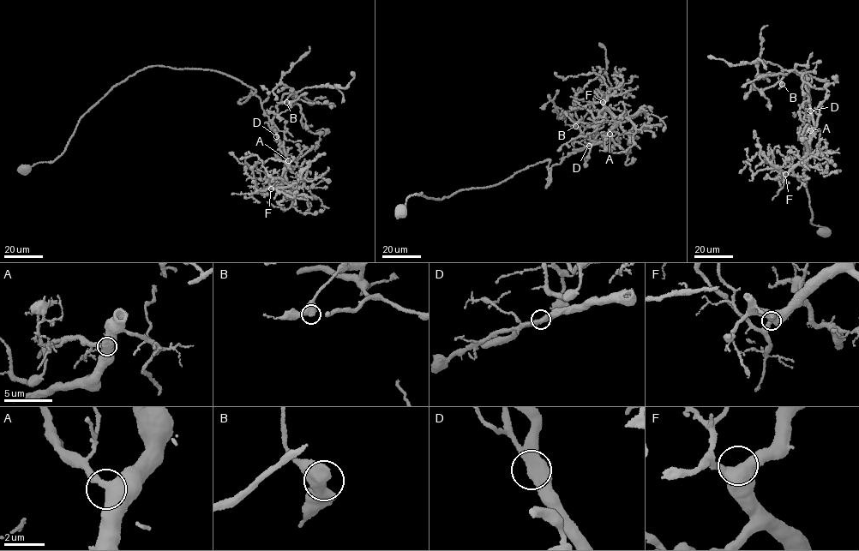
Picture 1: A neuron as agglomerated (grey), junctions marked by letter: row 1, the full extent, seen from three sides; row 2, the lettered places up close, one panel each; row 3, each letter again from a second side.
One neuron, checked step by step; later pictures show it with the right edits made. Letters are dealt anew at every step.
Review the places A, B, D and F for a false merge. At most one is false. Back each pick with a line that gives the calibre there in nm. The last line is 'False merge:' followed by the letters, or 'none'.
False merge: none

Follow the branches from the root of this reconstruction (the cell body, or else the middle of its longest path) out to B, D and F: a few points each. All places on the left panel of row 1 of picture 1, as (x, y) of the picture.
B: (25, 168), (51, 162), (83, 114), (148, 67), (235, 78), (273, 128), (296, 93), (286, 102)
D: (25, 168), (51, 162), (83, 114), (153, 66), (218, 71), (253, 87), (249, 95), (260, 99), (276, 135)
F: (25, 168), (61, 155), (81, 116), (138, 71), (207, 69), (255, 90), (285, 162), (285, 180), (271, 188)

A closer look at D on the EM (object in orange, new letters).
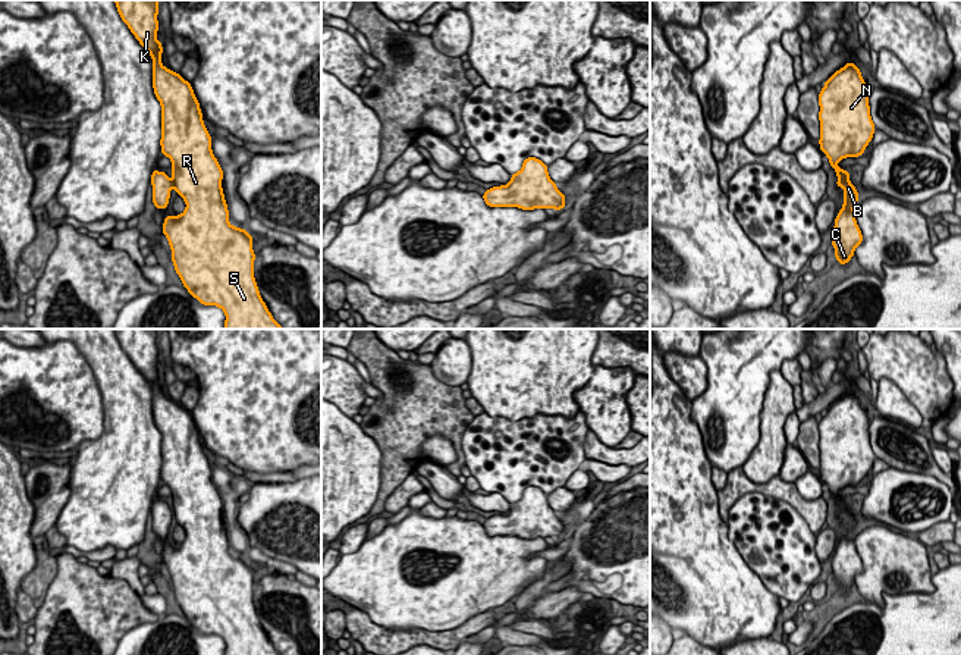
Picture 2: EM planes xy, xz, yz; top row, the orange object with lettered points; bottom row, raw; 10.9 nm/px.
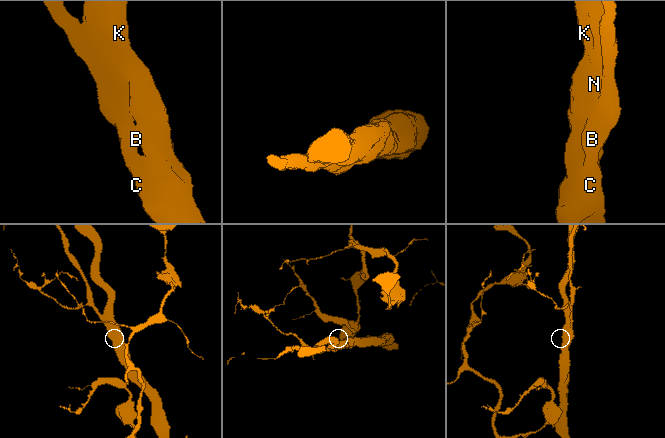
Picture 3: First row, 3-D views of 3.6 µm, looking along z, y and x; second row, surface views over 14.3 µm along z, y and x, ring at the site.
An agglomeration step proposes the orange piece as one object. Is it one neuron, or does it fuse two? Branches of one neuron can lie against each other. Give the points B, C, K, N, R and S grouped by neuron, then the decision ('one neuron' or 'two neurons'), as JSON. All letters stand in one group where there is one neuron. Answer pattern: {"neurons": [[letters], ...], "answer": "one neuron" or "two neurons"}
{"neurons": [["B", "C", "K", "N", "R", "S"]], "answer": "one neuron"}

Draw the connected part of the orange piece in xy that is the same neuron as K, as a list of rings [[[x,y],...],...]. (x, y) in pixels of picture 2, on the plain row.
[[[114,329],[122,350],[139,373],[153,386],[153,417],[161,433],[161,483],[172,489],[172,505],[154,498],[151,504],[153,532],[164,539],[169,533],[170,518],[175,517],[186,538],[179,545],[166,545],[163,562],[166,564],[172,590],[188,621],[204,634],[217,634],[224,643],[224,655],[280,655],[263,630],[255,607],[252,565],[229,552],[229,539],[224,529],[222,508],[223,499],[211,480],[211,466],[202,451],[200,432],[188,410],[161,394],[161,372],[158,360],[158,329]]]

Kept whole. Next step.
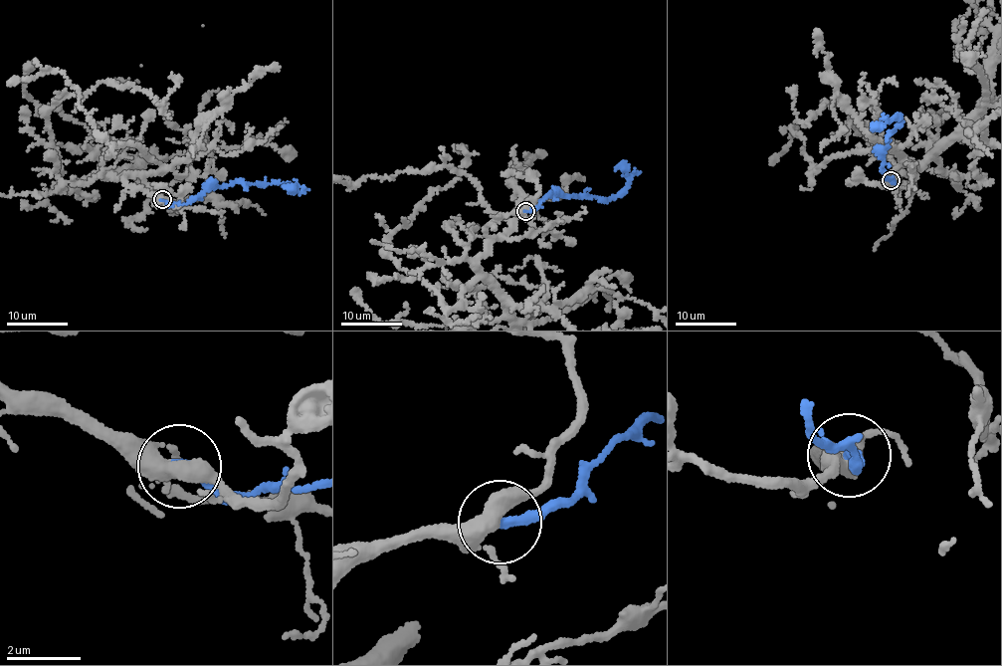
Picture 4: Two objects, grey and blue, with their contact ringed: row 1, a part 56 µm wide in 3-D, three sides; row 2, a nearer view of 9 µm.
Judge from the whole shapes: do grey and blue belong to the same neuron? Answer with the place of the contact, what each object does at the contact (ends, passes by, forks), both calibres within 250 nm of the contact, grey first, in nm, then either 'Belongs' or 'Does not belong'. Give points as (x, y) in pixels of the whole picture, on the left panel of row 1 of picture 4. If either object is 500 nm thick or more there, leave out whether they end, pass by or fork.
Place: (162, 199). At the ring grey forks. At the ring blue ends. Thickness 400 nm (grey) against 280 nm. Belongs

